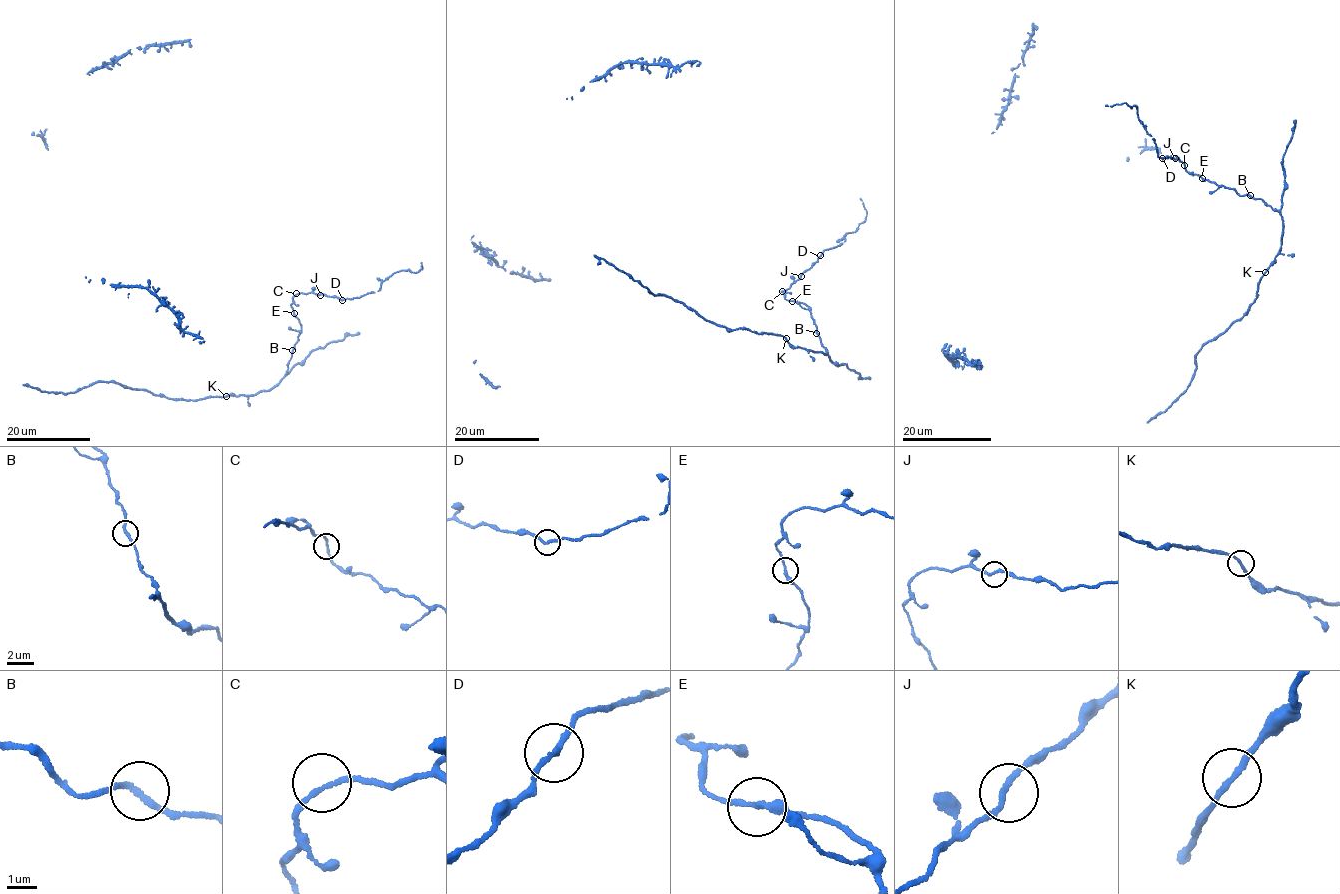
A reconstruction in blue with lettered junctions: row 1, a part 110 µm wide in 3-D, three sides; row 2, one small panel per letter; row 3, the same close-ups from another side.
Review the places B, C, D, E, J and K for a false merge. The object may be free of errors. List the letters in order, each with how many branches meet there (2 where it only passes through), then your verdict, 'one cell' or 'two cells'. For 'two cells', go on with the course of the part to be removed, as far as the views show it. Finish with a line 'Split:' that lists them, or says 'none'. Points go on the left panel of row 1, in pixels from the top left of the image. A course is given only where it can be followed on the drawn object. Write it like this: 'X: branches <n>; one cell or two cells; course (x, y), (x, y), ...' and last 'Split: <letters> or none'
B: branches 2; one cell
C: branches 2; one cell
D: branches 2; one cell
E: branches 2; one cell
J: branches 2; one cell
K: branches 2; one cell
Split: none

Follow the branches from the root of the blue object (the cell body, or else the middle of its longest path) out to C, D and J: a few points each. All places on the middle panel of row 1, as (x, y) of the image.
C: (789, 344), (827, 354), (809, 307), (785, 299), (782, 291)
D: (789, 344), (827, 354), (809, 307), (785, 299), (781, 292), (820, 256)
J: (789, 344), (827, 354), (809, 307), (785, 299), (781, 292), (801, 276)

